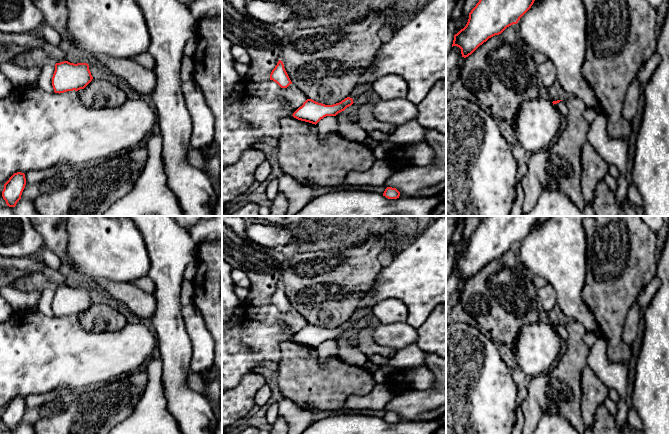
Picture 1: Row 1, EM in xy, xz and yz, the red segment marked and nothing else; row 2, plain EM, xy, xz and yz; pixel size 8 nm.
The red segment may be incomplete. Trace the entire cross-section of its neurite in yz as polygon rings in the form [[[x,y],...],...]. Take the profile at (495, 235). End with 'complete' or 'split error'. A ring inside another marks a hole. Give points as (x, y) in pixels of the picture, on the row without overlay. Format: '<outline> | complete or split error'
[[[486,216],[469,237],[466,250],[454,259],[453,270],[461,273],[462,281],[471,279],[489,262],[501,258],[507,251],[517,248],[531,232],[541,216]]] | complete

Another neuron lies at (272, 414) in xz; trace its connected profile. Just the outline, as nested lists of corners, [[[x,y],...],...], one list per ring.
[[[273,403],[268,407],[265,418],[272,425],[278,417],[278,405],[276,403]]]

